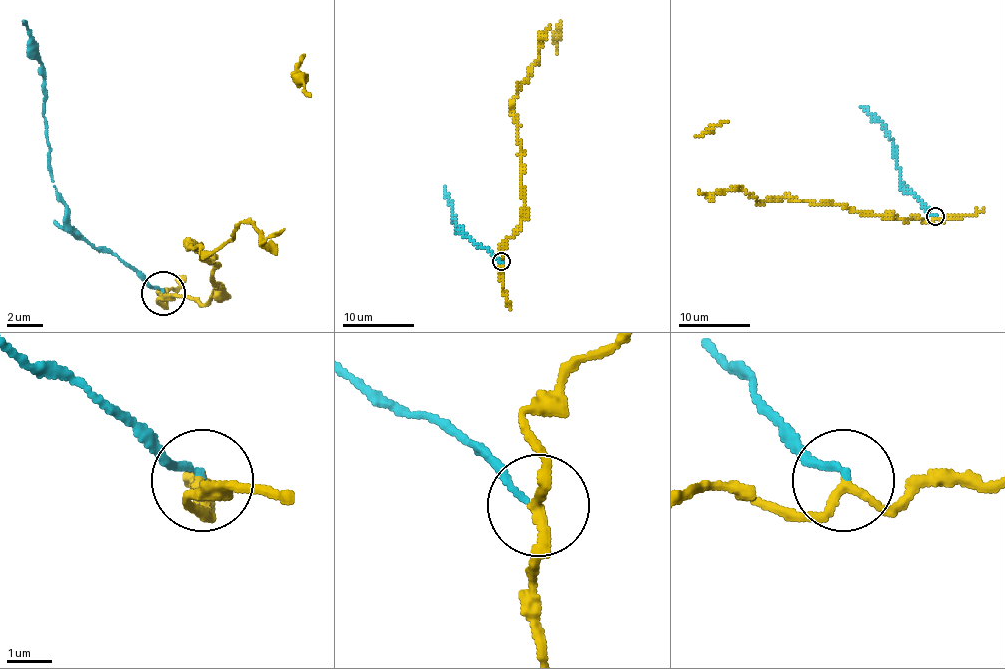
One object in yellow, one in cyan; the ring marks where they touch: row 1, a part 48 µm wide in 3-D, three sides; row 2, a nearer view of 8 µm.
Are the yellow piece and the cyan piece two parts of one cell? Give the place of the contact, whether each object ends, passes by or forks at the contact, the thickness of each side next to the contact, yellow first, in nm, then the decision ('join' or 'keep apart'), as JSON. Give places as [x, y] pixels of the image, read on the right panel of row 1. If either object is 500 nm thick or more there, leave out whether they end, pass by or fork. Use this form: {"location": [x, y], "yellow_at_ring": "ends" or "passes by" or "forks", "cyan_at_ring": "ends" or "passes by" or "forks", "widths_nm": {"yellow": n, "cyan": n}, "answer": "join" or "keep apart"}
{"location": [935, 216], "yellow_at_ring": "passes by", "cyan_at_ring": "ends", "widths_nm": {"yellow": 180, "cyan": 140}, "answer": "keep apart"}

